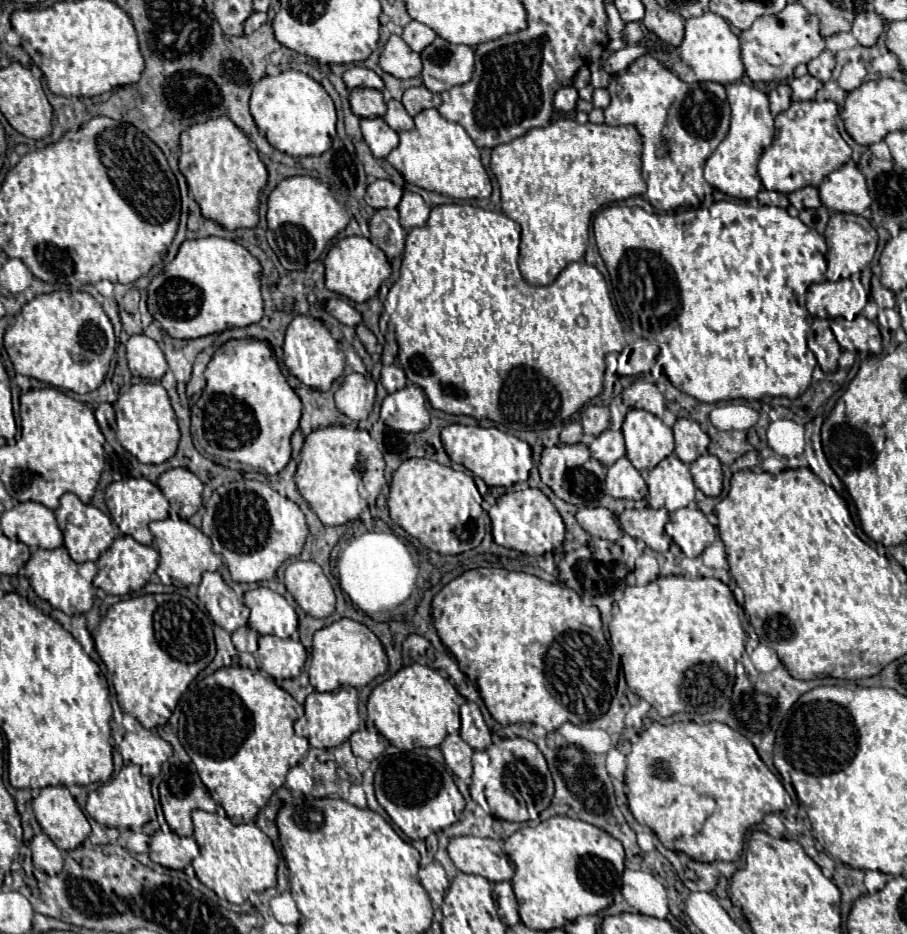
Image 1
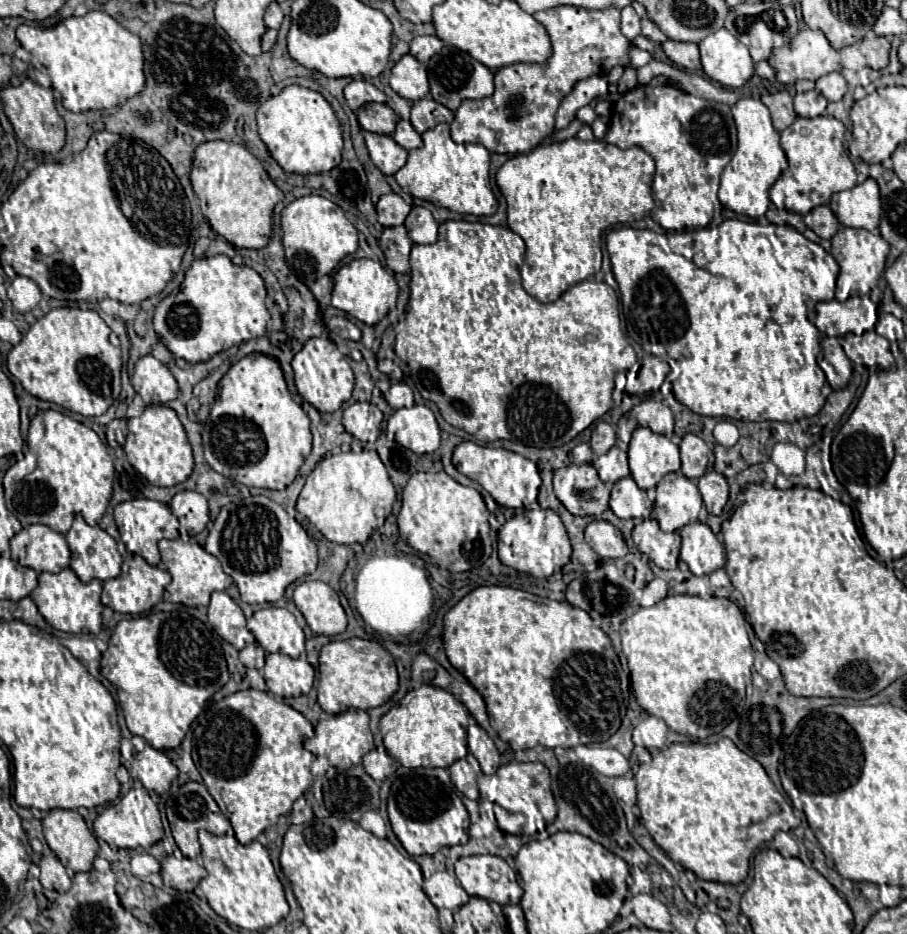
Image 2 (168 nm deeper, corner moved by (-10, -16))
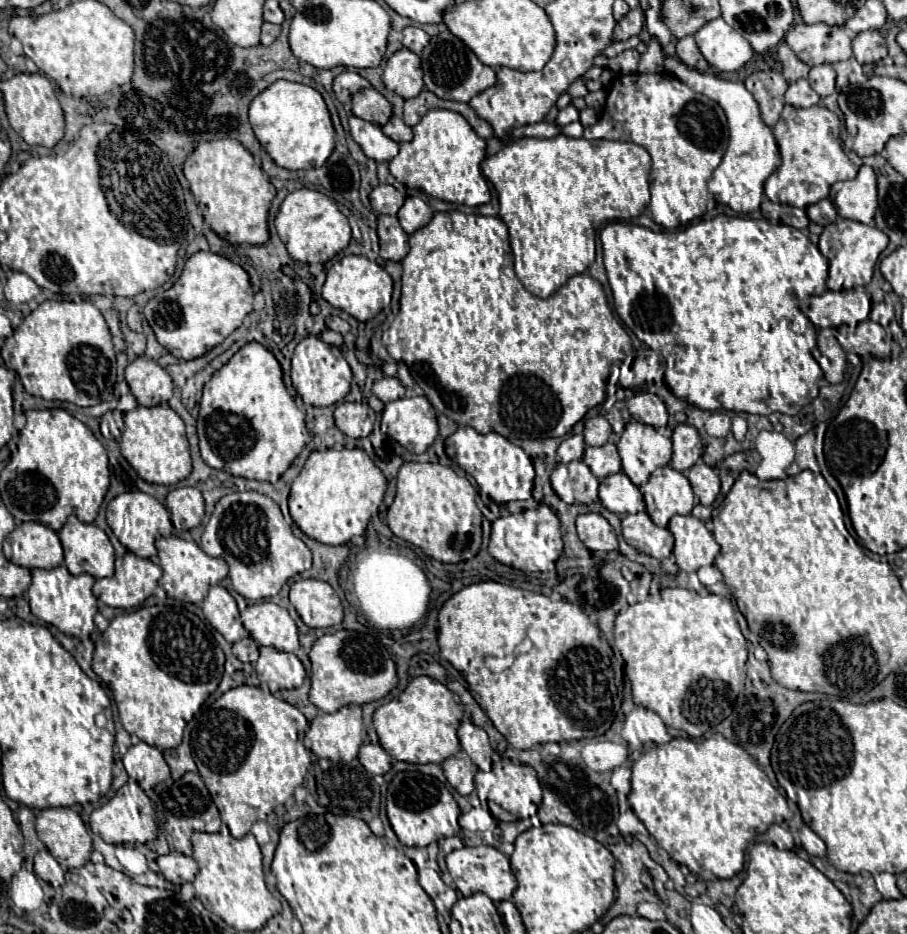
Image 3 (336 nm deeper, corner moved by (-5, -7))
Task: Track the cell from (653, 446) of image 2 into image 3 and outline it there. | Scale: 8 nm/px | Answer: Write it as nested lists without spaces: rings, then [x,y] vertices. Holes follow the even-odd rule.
[[[639,421],[625,425],[617,449],[623,461],[623,473],[637,487],[645,485],[657,467],[665,467],[671,461],[671,439]]]

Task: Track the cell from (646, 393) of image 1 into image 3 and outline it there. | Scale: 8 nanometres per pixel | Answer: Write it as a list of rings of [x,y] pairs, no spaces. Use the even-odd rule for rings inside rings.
[[[637,393],[627,401],[627,405],[629,405],[629,413],[635,421],[647,423],[655,429],[667,425],[667,409],[665,409],[665,403],[657,395]]]

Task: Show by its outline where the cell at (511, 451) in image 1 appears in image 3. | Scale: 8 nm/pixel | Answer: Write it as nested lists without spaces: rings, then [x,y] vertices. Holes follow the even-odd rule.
[[[459,427],[451,437],[447,437],[445,453],[463,471],[467,471],[477,481],[479,491],[489,495],[495,503],[509,503],[517,499],[523,501],[532,497],[535,469],[529,455],[499,433],[491,431],[481,435],[473,427]]]

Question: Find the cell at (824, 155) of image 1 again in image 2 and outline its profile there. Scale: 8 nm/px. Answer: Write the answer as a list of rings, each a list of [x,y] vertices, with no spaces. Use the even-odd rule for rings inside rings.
[[[832,116],[796,118],[782,134],[782,148],[788,156],[788,168],[770,188],[770,200],[776,208],[806,214],[816,206],[828,204],[834,192],[848,190],[858,184],[858,174],[844,150],[844,124]]]

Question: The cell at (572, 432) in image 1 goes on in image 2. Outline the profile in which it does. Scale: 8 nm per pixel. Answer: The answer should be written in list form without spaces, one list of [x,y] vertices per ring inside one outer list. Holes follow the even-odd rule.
[[[578,444],[570,450],[570,460],[572,464],[584,464],[584,462],[590,462],[590,456],[592,456],[592,450],[588,444]]]

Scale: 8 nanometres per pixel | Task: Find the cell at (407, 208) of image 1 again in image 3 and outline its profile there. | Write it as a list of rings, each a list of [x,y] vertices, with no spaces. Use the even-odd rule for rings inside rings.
[[[407,197],[405,203],[403,203],[403,207],[399,209],[397,217],[399,217],[401,227],[411,235],[411,233],[415,233],[417,229],[425,227],[431,221],[433,211],[431,211],[431,207],[423,199],[419,199],[419,197]]]

